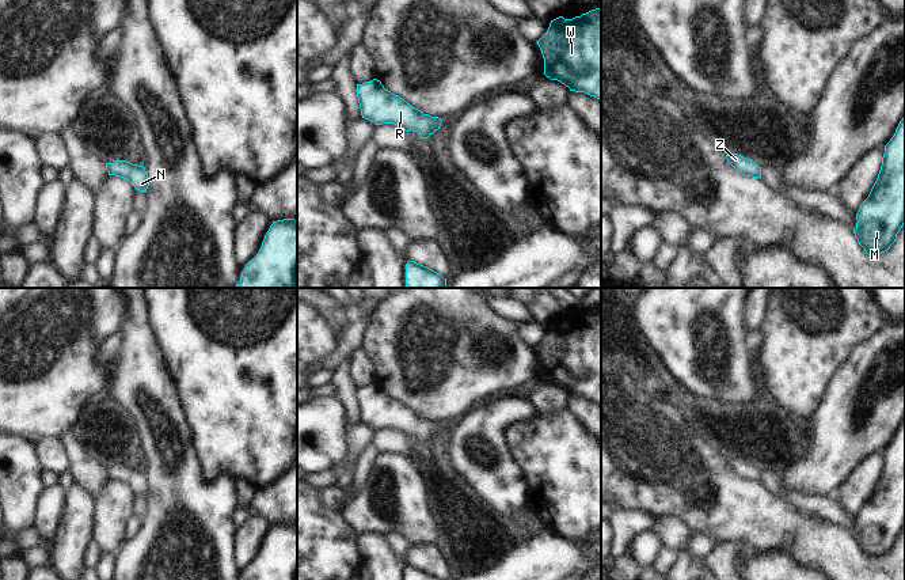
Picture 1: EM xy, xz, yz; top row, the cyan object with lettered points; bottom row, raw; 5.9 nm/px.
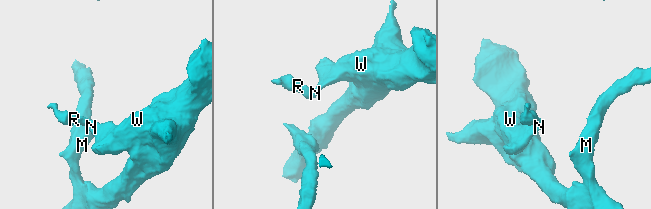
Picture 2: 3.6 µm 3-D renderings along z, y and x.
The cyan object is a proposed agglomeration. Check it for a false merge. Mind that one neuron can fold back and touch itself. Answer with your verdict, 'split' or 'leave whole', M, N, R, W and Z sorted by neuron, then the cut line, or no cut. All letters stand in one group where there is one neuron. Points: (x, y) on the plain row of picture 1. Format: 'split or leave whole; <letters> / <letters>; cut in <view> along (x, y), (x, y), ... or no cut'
leave whole; M N R W Z; no cut

